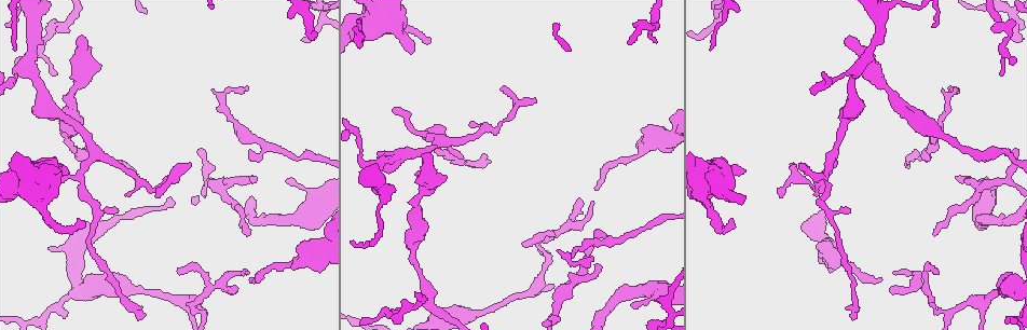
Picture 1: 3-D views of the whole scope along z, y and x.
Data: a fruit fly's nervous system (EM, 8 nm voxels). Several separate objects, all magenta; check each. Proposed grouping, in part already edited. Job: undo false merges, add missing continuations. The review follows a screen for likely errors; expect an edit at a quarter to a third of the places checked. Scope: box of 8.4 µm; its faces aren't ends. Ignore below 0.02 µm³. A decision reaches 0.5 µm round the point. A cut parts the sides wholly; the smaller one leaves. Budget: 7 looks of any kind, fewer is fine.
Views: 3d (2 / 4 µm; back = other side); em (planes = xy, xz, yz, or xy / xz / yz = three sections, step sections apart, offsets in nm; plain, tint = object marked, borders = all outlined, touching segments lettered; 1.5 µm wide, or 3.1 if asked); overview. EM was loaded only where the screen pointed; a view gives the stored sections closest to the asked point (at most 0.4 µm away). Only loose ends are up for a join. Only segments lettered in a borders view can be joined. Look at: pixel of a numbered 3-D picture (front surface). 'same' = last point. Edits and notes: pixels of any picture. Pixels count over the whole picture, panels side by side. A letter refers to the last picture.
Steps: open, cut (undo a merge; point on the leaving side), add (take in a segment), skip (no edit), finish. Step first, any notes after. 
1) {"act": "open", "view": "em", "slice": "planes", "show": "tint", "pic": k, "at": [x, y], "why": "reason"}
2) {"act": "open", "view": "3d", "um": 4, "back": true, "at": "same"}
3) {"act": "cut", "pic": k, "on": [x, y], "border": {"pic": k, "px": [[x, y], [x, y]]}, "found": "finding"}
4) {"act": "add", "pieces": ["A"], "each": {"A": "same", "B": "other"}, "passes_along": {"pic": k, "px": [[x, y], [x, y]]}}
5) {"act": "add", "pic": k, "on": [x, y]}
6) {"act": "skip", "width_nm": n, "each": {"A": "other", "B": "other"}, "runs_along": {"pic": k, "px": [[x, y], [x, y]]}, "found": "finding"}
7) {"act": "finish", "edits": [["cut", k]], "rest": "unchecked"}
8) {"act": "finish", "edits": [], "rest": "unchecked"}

{"act": "open", "view": "em", "slice": "xz", "step": 8, "show": "tint", "pic": 1, "at": [595, 233], "why": "branch stops here"}

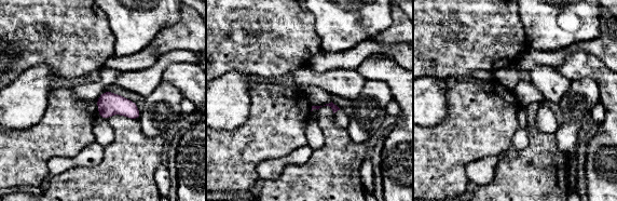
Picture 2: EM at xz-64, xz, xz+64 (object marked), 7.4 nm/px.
{"act": "open", "view": "em", "slice": "planes", "show": "borders", "at": "same", "why": "cut it another way"}

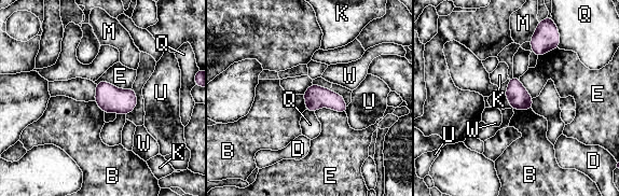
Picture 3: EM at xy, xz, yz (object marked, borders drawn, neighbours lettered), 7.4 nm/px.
{"act": "skip", "each": {"B": "other", "D": "other", "E": "other", "K": "other", "M": "other", "Q": "other", "U": "other", "W": "other"}, "border": {"pic": 3, "px": [[96, 83], [132, 87]]}, "found": "none of them fits"}

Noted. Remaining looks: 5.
{"act": "open", "view": "3d", "um": 2, "pic": 1, "at": [813, 188], "why": "sharp bend"}

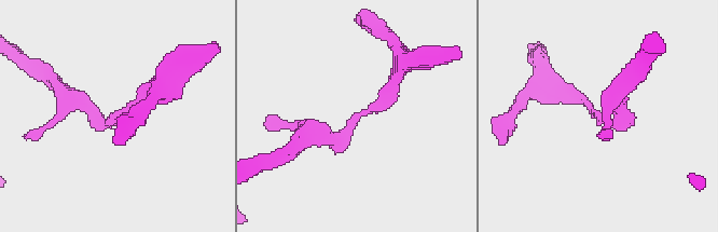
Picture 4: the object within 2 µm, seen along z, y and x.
{"act": "open", "view": "em", "slice": "planes", "show": "plain", "pic": 4, "at": [356, 121]}

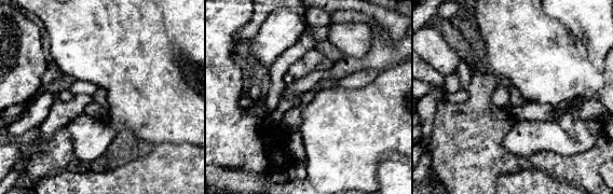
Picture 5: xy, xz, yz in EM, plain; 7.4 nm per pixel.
{"act": "open", "view": "em", "slice": "planes", "show": "borders", "at": "same", "why": "what lies round it"}

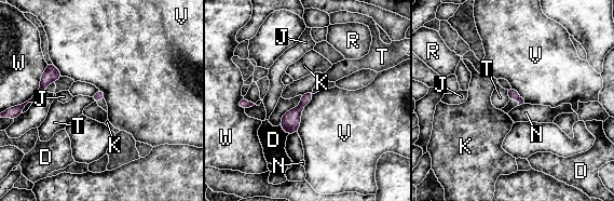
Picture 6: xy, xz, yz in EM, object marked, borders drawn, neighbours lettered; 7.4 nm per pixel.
{"act": "skip", "each": {"D": "other", "J": "other", "K": "other", "N": "other", "R": "other", "T": "other", "V": "other", "W": "other"}, "border": {"pic": 6, "px": [[315, 93], [302, 110], [297, 132]]}, "found": "one neuron here"}

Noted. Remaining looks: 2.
{"act": "open", "view": "em", "slice": "planes", "show": "borders", "pic": 1, "at": [394, 107]}

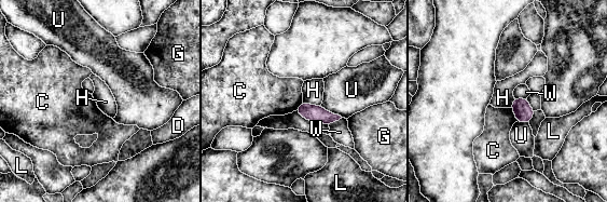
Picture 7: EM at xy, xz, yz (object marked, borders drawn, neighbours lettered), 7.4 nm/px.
{"act": "skip", "longest_contact_nm": ["U", 180], "each": {"C": "other", "D": "other", "G": "other", "H": "other", "L": "other", "U": "other", "W": "other"}, "border": {"pic": 7, "px": [[511, 107], [516, 121]]}, "found": "no lettered segment goes on from it"}

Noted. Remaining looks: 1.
{"act": "finish", "edits": [], "rest": "unchecked"}

